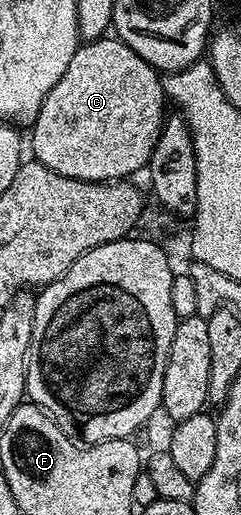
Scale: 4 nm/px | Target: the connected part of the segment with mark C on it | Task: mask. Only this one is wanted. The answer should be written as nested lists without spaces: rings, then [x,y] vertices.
[[[103,38],[79,43],[76,54],[72,54],[72,62],[68,62],[68,70],[64,70],[64,74],[60,74],[60,82],[56,82],[56,86],[52,86],[52,90],[48,90],[48,94],[38,111],[38,116],[34,119],[32,125],[34,133],[28,136],[29,147],[30,144],[34,147],[33,159],[44,166],[48,166],[48,170],[52,170],[56,174],[77,180],[118,182],[123,178],[133,177],[130,176],[133,172],[142,172],[150,163],[150,155],[157,144],[157,139],[160,138],[163,121],[168,116],[166,104],[168,105],[168,97],[162,88],[162,76],[158,69],[153,68],[144,58],[140,58],[140,54],[133,52],[124,41],[117,38]]]

